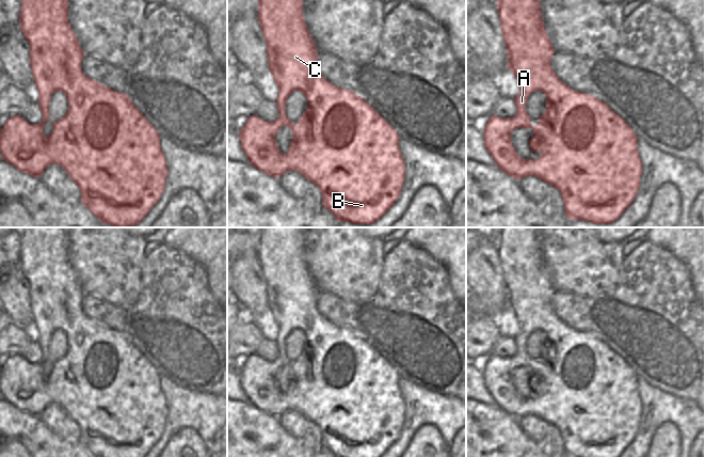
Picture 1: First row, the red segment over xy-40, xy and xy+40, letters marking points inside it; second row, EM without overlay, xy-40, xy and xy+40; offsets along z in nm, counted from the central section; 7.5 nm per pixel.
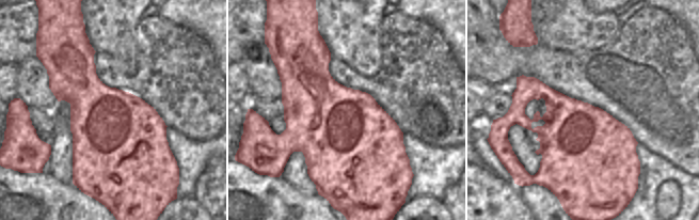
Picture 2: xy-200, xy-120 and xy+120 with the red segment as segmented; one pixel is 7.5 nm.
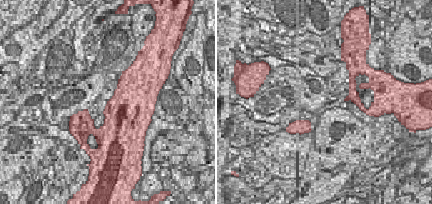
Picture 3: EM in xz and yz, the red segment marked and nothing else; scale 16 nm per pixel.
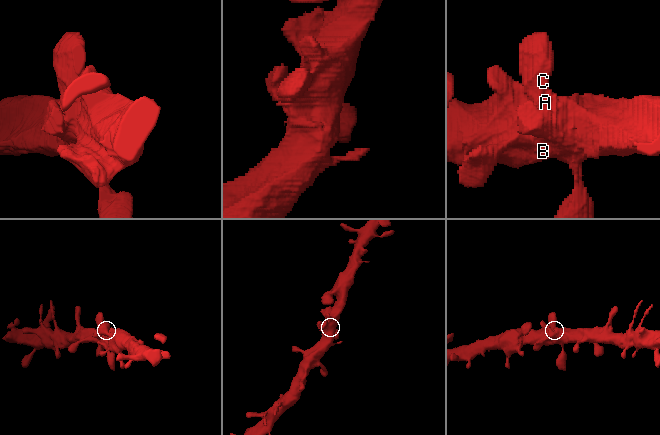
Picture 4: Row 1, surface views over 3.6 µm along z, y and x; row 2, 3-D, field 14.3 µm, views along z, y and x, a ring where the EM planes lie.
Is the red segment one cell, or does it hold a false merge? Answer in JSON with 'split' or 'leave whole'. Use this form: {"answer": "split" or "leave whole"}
{"answer": "leave whole"}

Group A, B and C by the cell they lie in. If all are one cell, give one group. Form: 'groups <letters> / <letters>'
groups A B C

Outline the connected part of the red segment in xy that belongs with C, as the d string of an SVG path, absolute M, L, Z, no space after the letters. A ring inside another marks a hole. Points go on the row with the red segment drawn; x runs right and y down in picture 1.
M258 0L258 22L267 42L269 70L279 91L275 101L279 116L274 122L266 122L257 115L249 116L239 132L241 148L249 162L259 171L277 178L289 171L298 171L320 189L322 205L339 222L376 222L401 195L405 178L405 163L399 148L401 138L369 103L349 90L334 85L318 72L318 50L303 18L303 0ZM295 90L305 95L307 110L301 115L299 123L293 125L286 114L286 101ZM285 126L289 126L292 131L287 154L279 151L275 140L277 131Z

